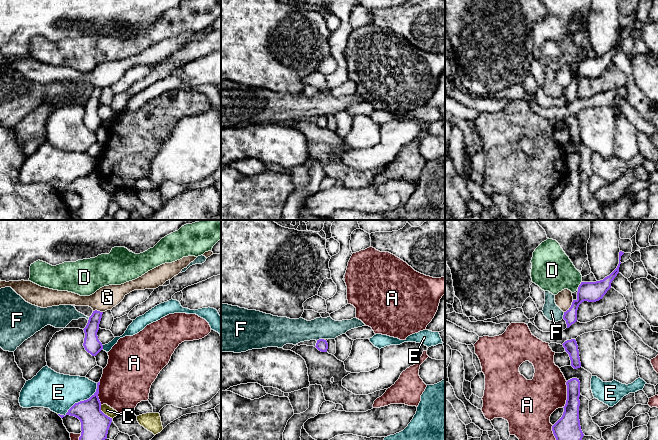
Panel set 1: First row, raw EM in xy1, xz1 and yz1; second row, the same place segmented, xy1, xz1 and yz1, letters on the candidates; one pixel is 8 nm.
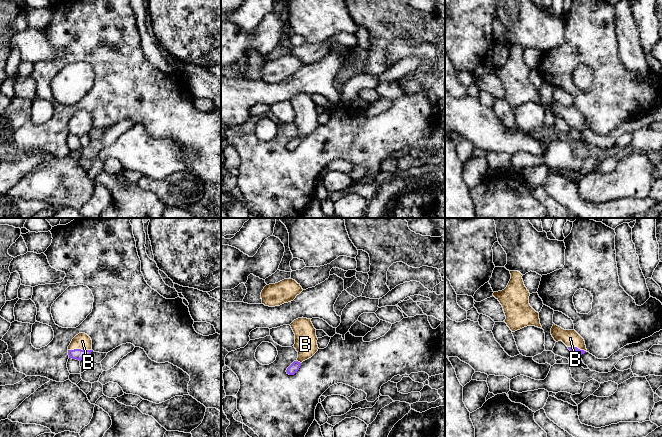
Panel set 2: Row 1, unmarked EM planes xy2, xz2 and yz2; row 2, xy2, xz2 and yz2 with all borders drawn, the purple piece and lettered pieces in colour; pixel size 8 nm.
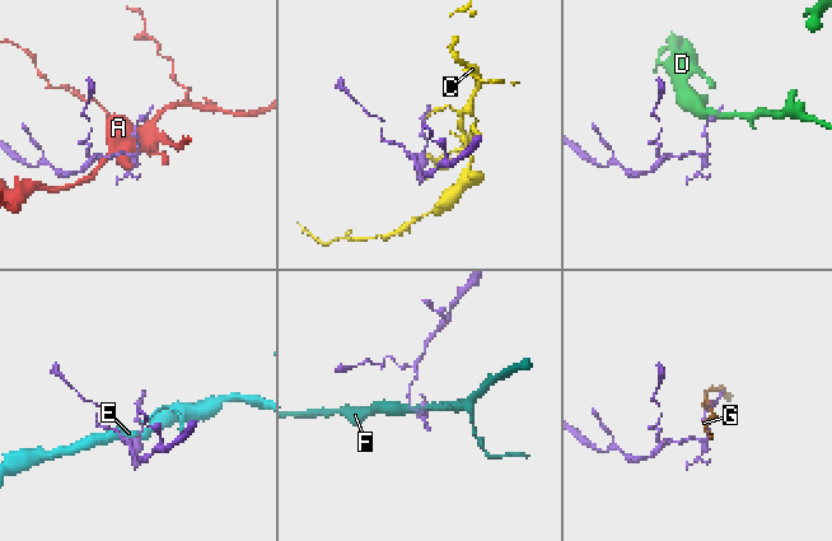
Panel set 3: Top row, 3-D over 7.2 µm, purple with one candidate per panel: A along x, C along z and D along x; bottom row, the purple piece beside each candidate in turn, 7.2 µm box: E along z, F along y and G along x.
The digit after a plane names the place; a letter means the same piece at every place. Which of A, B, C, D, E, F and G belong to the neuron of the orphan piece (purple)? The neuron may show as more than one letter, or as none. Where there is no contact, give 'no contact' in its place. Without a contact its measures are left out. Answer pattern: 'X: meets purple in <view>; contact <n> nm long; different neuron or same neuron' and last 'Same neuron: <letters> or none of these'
A: meets purple in yz1; contact 220 nm long; different neuron
B: meets purple in xy2; contact 190 nm long; same neuron
C: meets purple in xy1; contact 150 nm long; different neuron
D: meets purple in yz1; contact 70 nm long; different neuron
E: meets purple in xy1; contact 400 nm long; different neuron
F: meets purple in xz1; contact 70 nm long; different neuron
G: meets purple in yz1; contact 130 nm long; different neuron
Same neuron: B

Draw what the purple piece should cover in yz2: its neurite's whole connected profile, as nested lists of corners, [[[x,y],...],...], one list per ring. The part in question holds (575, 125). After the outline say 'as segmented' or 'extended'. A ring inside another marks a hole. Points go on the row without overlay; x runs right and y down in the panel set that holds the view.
[[[553,100],[551,111],[556,118],[562,117],[570,127],[574,127],[579,131],[587,128],[584,115],[574,105],[564,106]]]; extended

